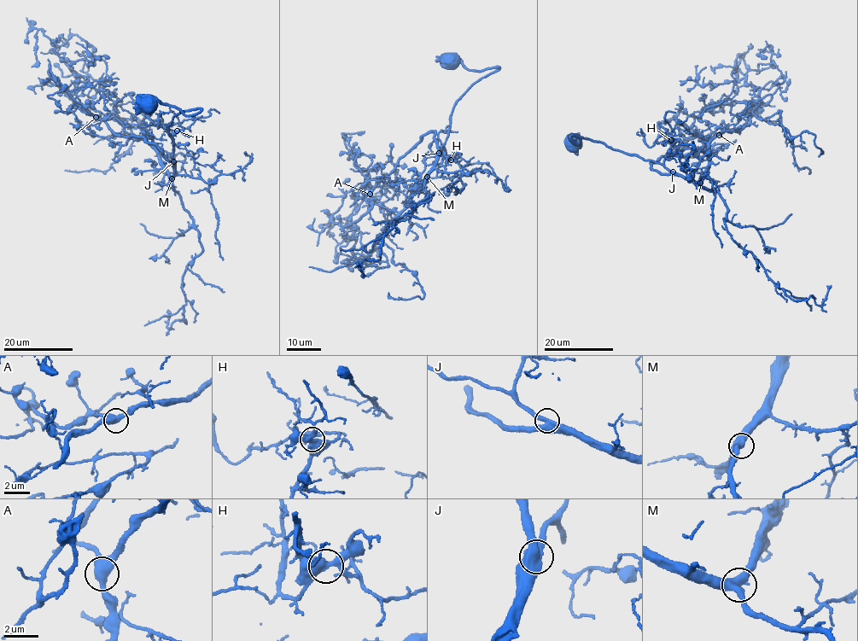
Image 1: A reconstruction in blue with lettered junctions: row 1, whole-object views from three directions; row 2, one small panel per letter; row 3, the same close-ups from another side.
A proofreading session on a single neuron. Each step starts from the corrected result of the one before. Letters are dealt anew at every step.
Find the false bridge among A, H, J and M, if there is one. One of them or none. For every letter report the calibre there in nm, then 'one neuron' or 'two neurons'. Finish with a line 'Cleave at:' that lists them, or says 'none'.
A: 440 nm thick; one neuron
H: 420 nm thick; one neuron
J: 480 nm thick; one neuron
M: 400 nm thick; one neuron
Cleave at: none

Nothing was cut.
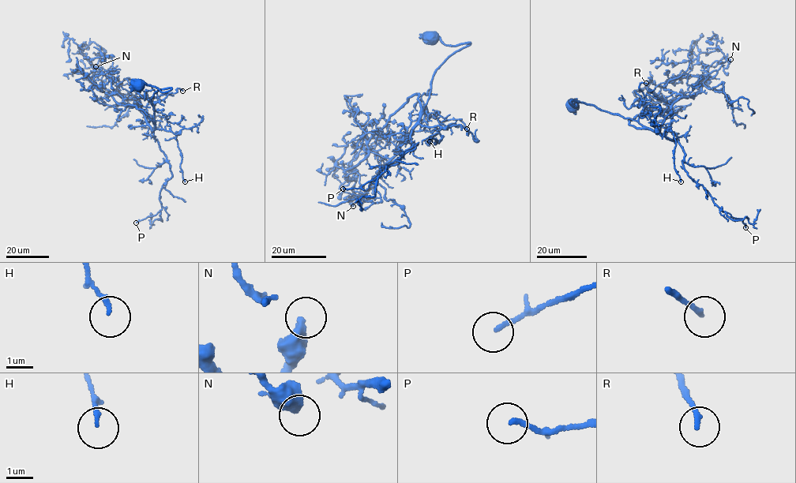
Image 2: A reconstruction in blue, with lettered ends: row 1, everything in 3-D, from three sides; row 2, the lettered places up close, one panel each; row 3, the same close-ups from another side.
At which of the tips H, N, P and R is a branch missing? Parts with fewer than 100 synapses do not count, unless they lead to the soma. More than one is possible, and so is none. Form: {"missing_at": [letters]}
{"missing_at": []}

